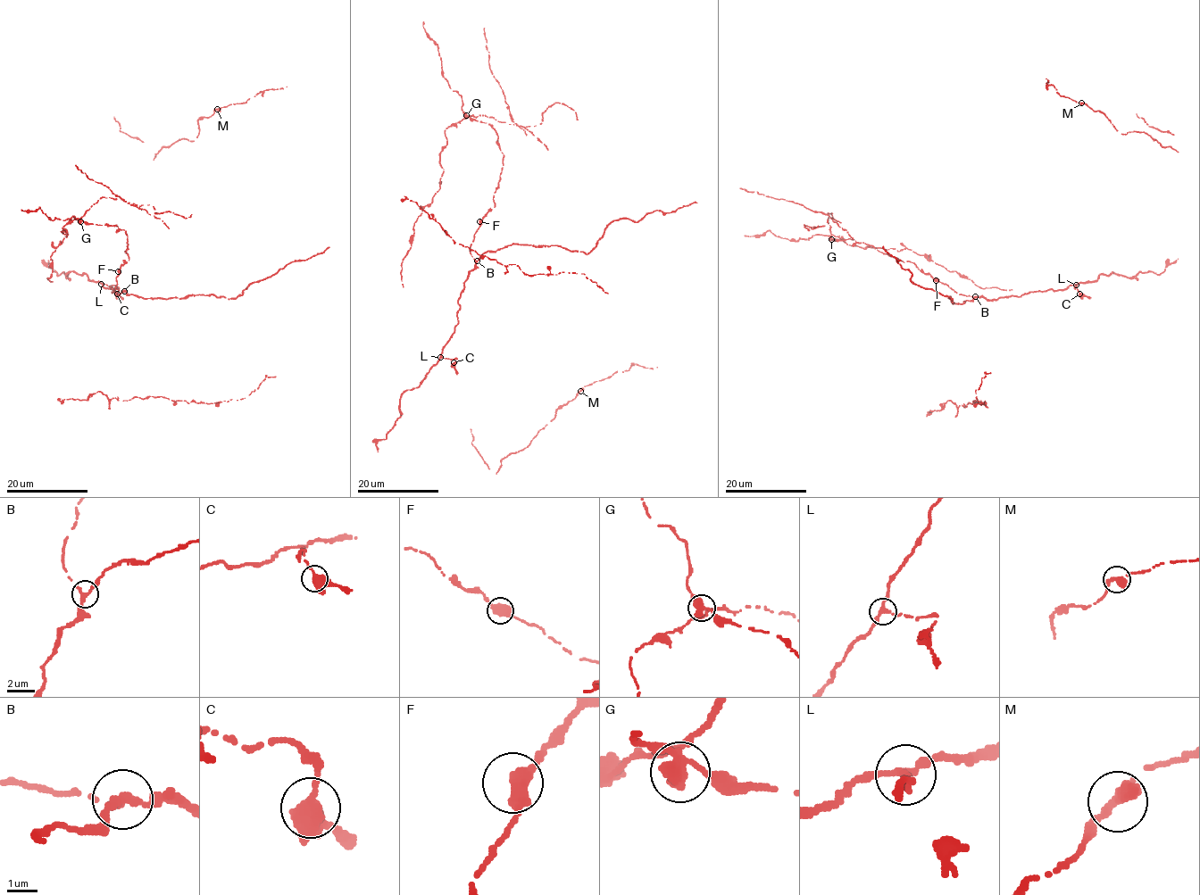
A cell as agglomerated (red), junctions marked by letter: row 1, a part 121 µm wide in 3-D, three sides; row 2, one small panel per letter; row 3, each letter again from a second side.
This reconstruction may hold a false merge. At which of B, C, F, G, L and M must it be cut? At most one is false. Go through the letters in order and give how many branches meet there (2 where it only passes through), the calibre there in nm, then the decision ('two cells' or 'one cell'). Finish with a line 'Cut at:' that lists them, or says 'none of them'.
B: 2 | 300 nm | one cell
C: 4 | 400 nm | one cell
F: 2 | 480 nm | one cell
G: 4 | 380 nm | two cells
L: 3 | 240 nm | one cell
M: 2 | 400 nm | one cell
Cut at: G

